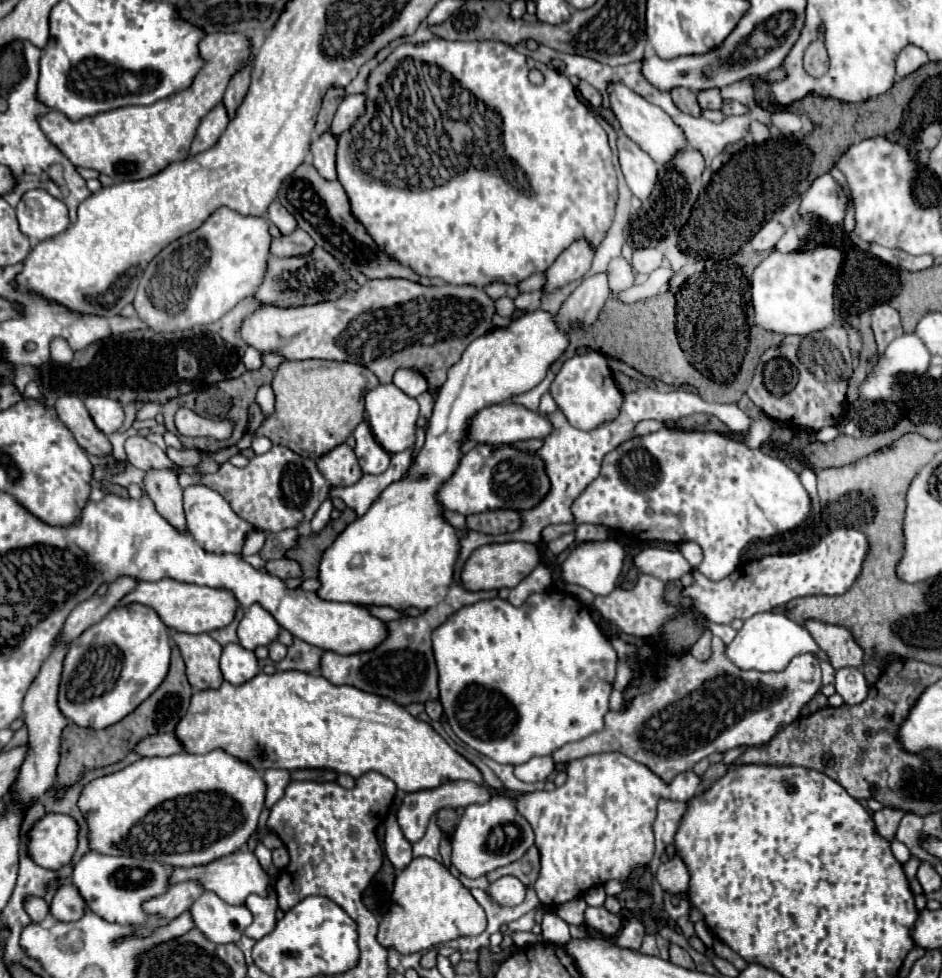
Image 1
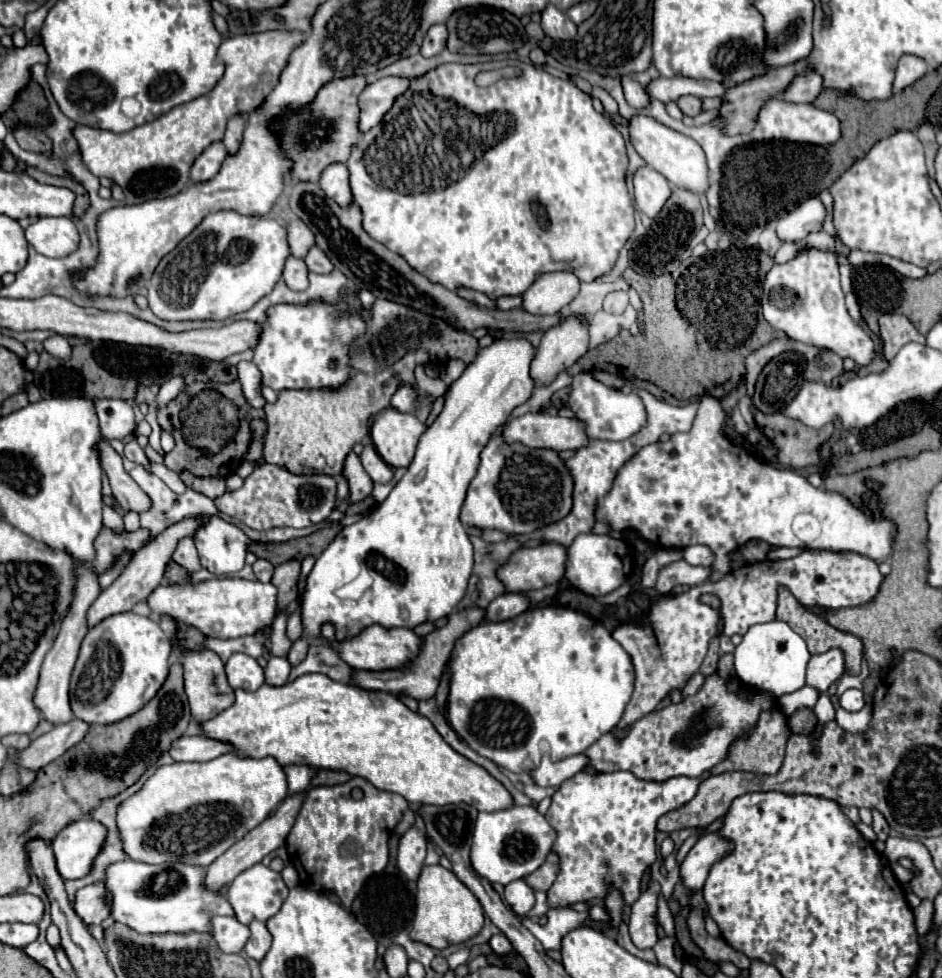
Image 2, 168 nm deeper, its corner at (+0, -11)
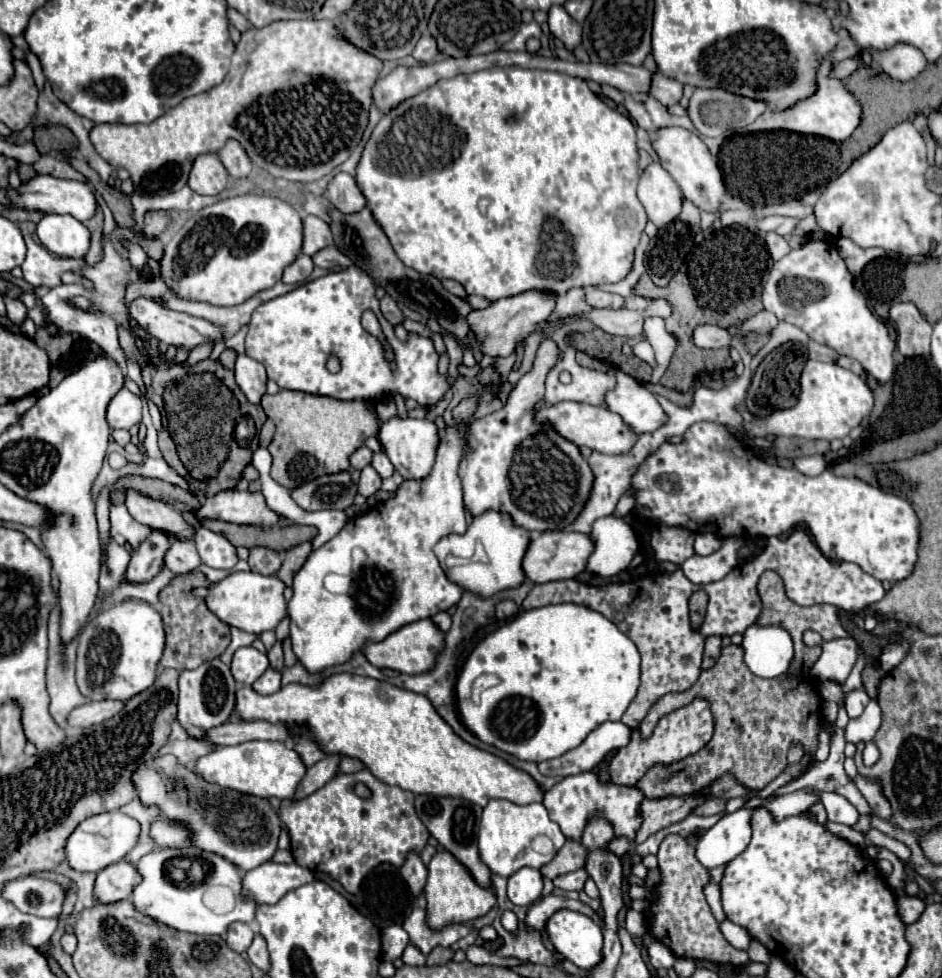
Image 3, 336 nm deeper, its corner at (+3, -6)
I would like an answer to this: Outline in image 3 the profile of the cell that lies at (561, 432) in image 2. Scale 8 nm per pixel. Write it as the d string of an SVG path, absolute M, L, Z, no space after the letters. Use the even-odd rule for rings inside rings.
M565 401L565 403L557 403L551 407L539 409L535 413L535 421L541 425L551 425L567 441L571 441L579 447L585 445L599 453L617 455L617 453L627 451L627 447L631 447L631 443L635 443L635 433L629 431L629 427L619 419L619 415L615 415L613 411L607 411L605 407L593 407L593 405L585 405L585 403Z

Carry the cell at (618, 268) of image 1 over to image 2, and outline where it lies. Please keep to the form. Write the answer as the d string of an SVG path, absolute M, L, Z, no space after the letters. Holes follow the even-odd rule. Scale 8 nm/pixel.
M612 292L604 298L604 310L610 314L622 314L628 306L628 294L626 292Z

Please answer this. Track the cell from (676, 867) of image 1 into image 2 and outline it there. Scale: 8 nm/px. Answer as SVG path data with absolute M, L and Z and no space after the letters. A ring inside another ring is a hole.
M710 832L702 836L682 862L680 874L684 884L690 890L702 888L712 864L722 860L722 856L730 854L732 850L734 850L734 844L730 844L730 840L726 840L720 832Z

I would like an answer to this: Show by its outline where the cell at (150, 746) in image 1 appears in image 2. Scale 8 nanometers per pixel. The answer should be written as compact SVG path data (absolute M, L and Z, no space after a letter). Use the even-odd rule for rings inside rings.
M182 736L170 748L170 754L176 762L204 762L226 752L234 752L230 742L220 742L208 736Z

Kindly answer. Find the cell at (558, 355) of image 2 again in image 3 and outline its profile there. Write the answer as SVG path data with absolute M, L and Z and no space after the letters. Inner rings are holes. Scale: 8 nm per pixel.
M543 339L539 343L531 371L519 379L505 407L471 423L467 435L469 453L459 465L459 477L463 483L465 507L473 517L483 515L487 511L501 511L513 519L513 525L523 527L527 531L553 531L567 527L567 523L573 523L573 519L583 509L583 503L587 501L587 495L591 491L591 469L587 467L587 461L581 457L577 445L563 439L561 435L555 435L551 427L537 425L533 419L533 405L539 403L545 393L545 377L557 365L559 359L559 345L553 339Z

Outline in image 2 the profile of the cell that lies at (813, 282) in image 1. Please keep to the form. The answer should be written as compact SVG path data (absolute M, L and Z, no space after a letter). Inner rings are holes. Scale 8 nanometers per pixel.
M808 248L786 264L774 264L764 280L762 312L770 326L782 330L792 340L826 348L840 358L852 358L856 366L868 366L878 356L872 334L852 320L846 310L834 252Z

